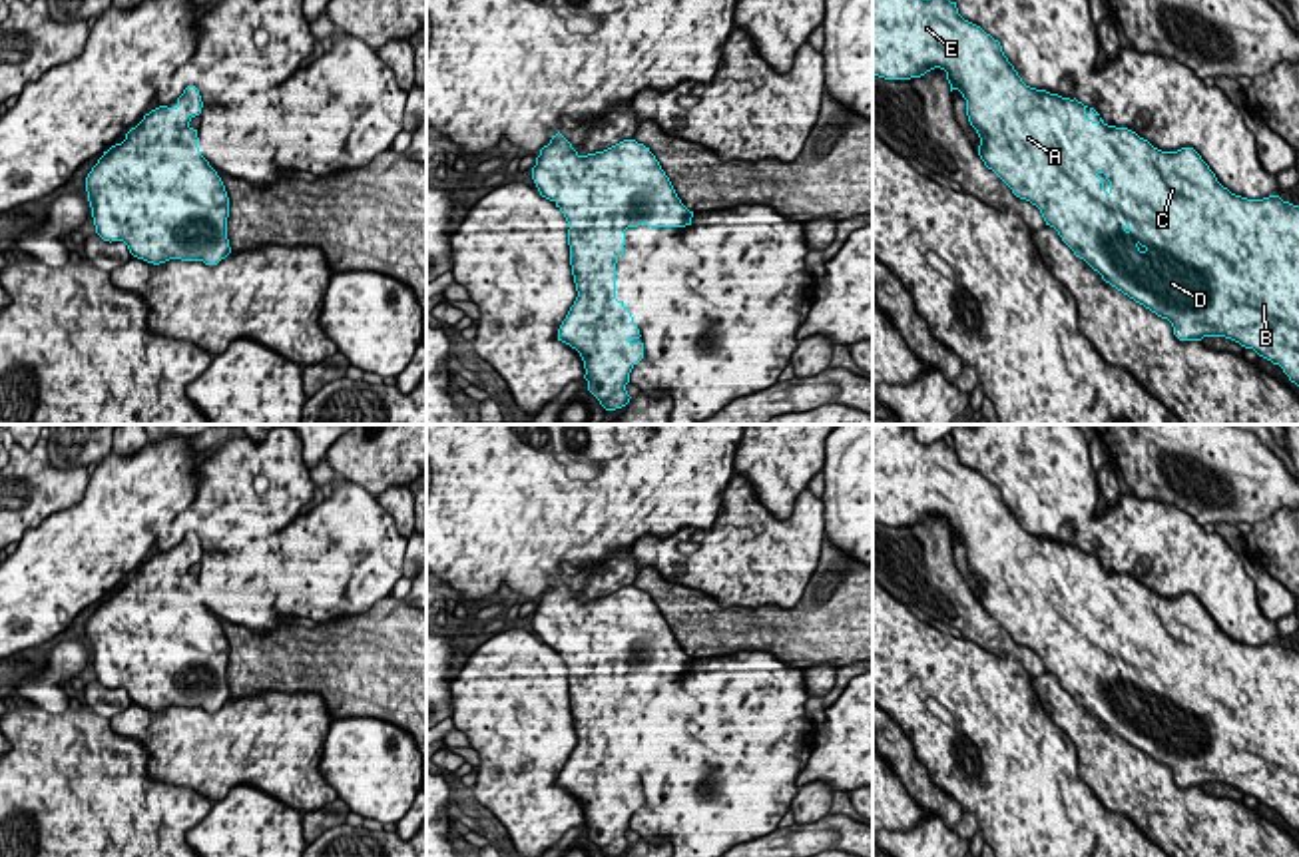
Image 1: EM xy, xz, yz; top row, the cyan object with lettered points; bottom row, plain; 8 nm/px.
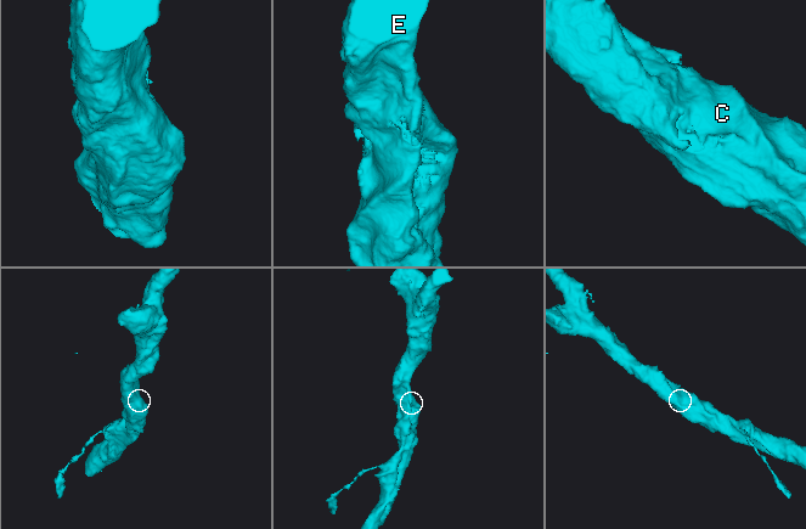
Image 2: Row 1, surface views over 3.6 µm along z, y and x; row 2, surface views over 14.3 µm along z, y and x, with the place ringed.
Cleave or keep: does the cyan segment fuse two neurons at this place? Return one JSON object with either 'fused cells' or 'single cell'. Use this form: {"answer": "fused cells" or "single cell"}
{"answer": "single cell"}

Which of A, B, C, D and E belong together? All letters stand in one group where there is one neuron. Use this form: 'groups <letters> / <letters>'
groups A B C D E

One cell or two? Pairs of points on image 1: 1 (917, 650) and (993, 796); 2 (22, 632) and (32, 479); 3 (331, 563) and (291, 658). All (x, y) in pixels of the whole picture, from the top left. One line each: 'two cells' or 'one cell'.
1: one cell
2: two cells
3: two cells

